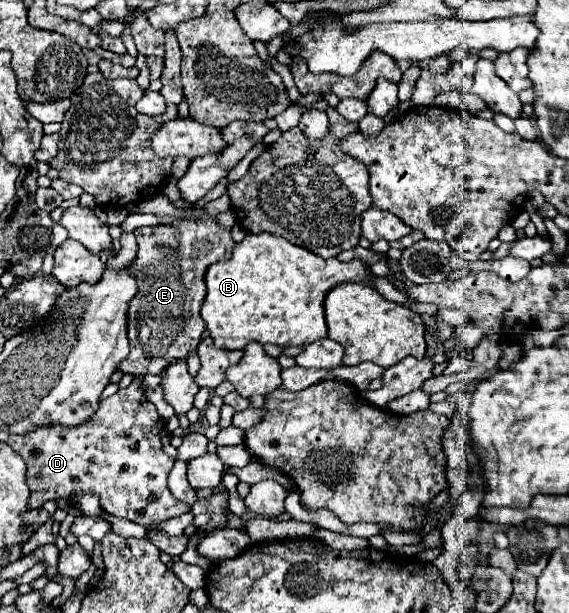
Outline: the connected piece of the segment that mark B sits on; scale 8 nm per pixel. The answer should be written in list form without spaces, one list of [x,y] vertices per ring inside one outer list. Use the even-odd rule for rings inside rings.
[[[247,234],[239,244],[235,244],[233,256],[229,260],[215,262],[207,268],[205,274],[207,296],[201,306],[201,318],[205,320],[207,330],[217,348],[241,350],[249,340],[257,340],[261,344],[277,344],[281,348],[311,344],[327,336],[323,298],[333,286],[347,280],[371,284],[367,266],[361,260],[351,262],[339,262],[337,258],[325,260],[273,234]]]

